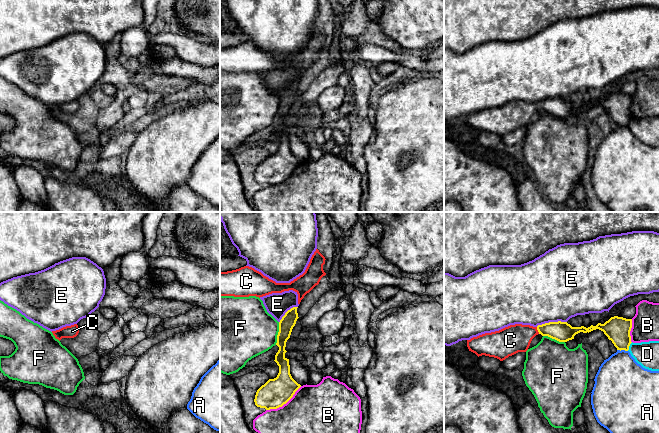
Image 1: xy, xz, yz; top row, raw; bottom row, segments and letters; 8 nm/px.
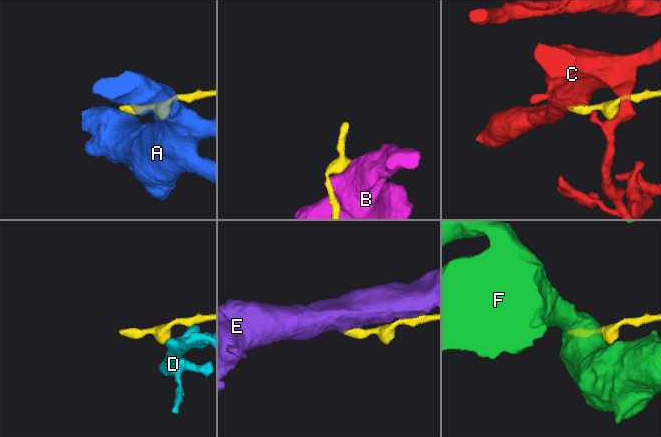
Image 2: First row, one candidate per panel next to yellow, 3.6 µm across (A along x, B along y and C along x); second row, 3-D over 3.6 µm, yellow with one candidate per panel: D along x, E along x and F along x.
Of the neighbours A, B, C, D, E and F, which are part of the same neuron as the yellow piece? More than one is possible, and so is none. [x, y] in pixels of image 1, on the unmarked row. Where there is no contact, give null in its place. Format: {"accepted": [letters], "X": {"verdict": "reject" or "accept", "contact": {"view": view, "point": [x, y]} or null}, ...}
{"accepted": ["C"], "A": {"verdict": "reject", "contact": {"view": "yz", "point": [622, 125]}}, "B": {"verdict": "reject", "contact": {"view": "xz", "point": [284, 179]}}, "C": {"verdict": "accept", "contact": {"view": "yz", "point": [537, 105]}}, "D": {"verdict": "reject", "contact": {"view": "yz", "point": [629, 121]}}, "E": {"verdict": "reject", "contact": {"view": "yz", "point": [551, 98]}}, "F": {"verdict": "reject", "contact": {"view": "xz", "point": [278, 109]}}}

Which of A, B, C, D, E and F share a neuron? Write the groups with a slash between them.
A / B / C / D / E / F

